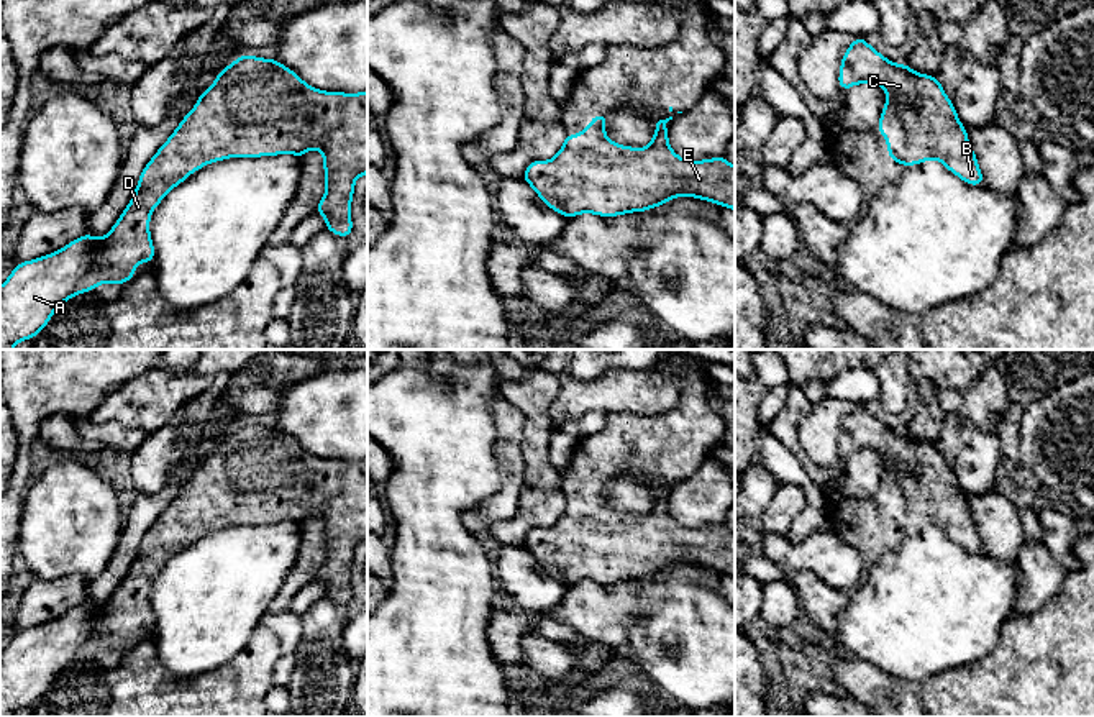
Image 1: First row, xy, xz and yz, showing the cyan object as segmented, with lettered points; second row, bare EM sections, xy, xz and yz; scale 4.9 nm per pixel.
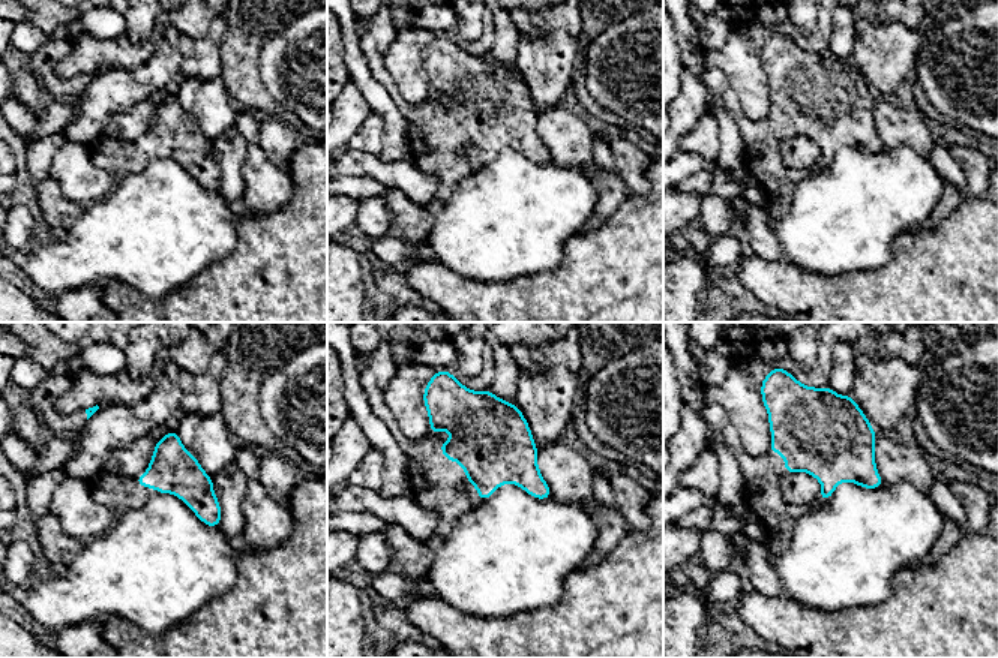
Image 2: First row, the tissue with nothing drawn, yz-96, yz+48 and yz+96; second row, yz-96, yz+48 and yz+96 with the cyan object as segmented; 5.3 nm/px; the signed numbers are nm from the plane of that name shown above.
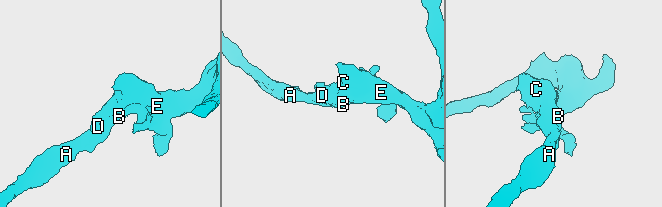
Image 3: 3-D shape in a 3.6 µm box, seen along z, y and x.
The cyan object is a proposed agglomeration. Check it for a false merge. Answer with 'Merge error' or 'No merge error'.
No merge error

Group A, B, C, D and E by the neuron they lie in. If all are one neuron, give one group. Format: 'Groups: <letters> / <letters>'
Groups: A B C D E

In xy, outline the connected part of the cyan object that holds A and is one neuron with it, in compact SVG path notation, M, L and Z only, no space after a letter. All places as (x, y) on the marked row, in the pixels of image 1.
M239 56L220 71L215 82L144 166L128 207L103 238L85 233L56 253L15 264L0 285L0 349L13 349L18 341L33 340L66 300L90 292L98 284L130 282L138 264L153 263L151 212L194 171L228 158L295 154L303 159L308 149L323 154L325 169L325 197L315 212L325 217L325 228L348 238L353 233L354 182L367 174L367 90L359 94L318 90L277 59Z

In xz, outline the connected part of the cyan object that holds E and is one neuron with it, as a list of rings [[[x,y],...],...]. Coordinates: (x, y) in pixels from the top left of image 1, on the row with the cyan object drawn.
[[[594,115],[589,126],[584,128],[579,135],[566,135],[566,139],[564,139],[561,149],[558,151],[558,154],[553,159],[531,161],[525,167],[523,180],[535,189],[536,195],[551,210],[554,210],[558,213],[563,213],[568,220],[574,218],[579,213],[594,213],[594,215],[599,215],[599,217],[618,217],[618,215],[623,215],[623,213],[646,212],[650,208],[659,207],[661,203],[668,203],[674,197],[702,199],[702,200],[713,202],[717,205],[727,207],[730,210],[735,210],[735,166],[732,166],[727,161],[725,156],[718,156],[718,158],[713,158],[713,159],[702,159],[702,161],[689,161],[689,159],[684,159],[684,158],[677,156],[669,146],[668,126],[666,126],[666,123],[669,120],[672,120],[672,116],[669,116],[666,120],[659,120],[654,126],[653,141],[646,148],[636,149],[636,148],[631,148],[631,146],[623,146],[623,144],[617,144],[617,143],[610,141],[605,136],[607,115]]]

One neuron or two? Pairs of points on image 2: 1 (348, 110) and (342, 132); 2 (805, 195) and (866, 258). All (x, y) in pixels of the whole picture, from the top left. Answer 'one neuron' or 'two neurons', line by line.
1: one neuron
2: one neuron

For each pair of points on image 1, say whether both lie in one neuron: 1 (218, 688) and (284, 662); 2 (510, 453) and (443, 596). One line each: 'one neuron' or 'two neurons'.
1: two neurons
2: two neurons

